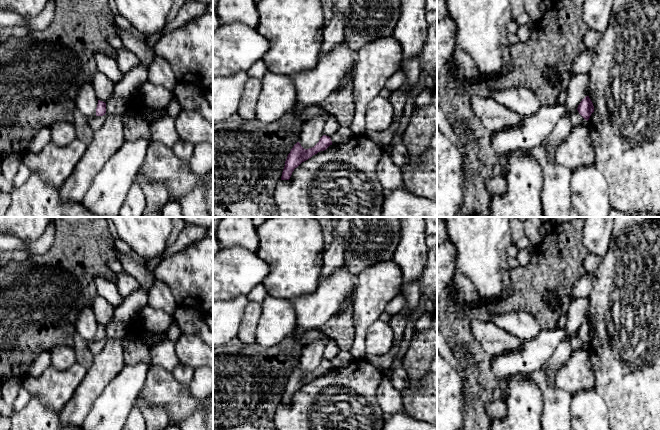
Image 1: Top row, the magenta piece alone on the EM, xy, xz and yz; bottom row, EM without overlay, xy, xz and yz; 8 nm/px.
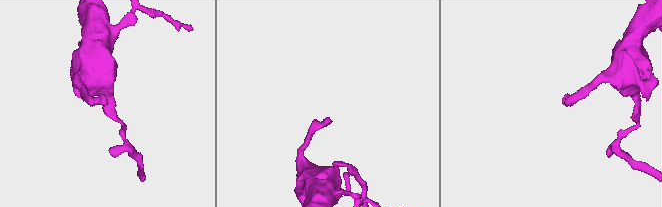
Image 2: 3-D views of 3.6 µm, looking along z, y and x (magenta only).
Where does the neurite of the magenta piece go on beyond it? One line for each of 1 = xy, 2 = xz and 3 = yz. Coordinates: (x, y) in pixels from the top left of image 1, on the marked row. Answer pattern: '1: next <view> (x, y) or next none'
1: next none
2: next none
3: next none

